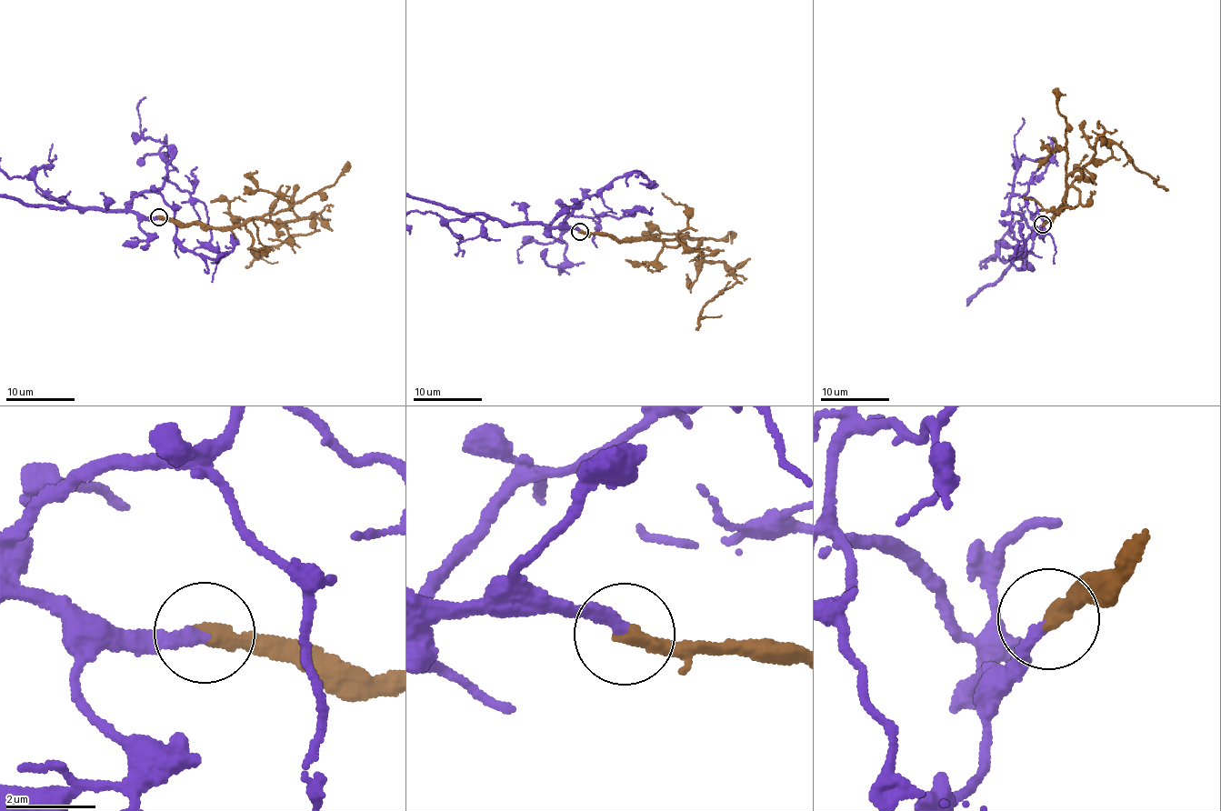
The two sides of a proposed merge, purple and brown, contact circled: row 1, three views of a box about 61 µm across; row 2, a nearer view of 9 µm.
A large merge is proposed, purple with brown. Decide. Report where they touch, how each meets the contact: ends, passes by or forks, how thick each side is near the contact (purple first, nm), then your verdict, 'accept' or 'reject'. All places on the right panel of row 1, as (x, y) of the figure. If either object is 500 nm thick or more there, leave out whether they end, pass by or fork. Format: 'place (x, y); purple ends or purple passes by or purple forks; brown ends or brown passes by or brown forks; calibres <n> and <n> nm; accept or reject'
place (1042, 225); purple ends; brown ends; calibres 240 and 360 nm; accept

